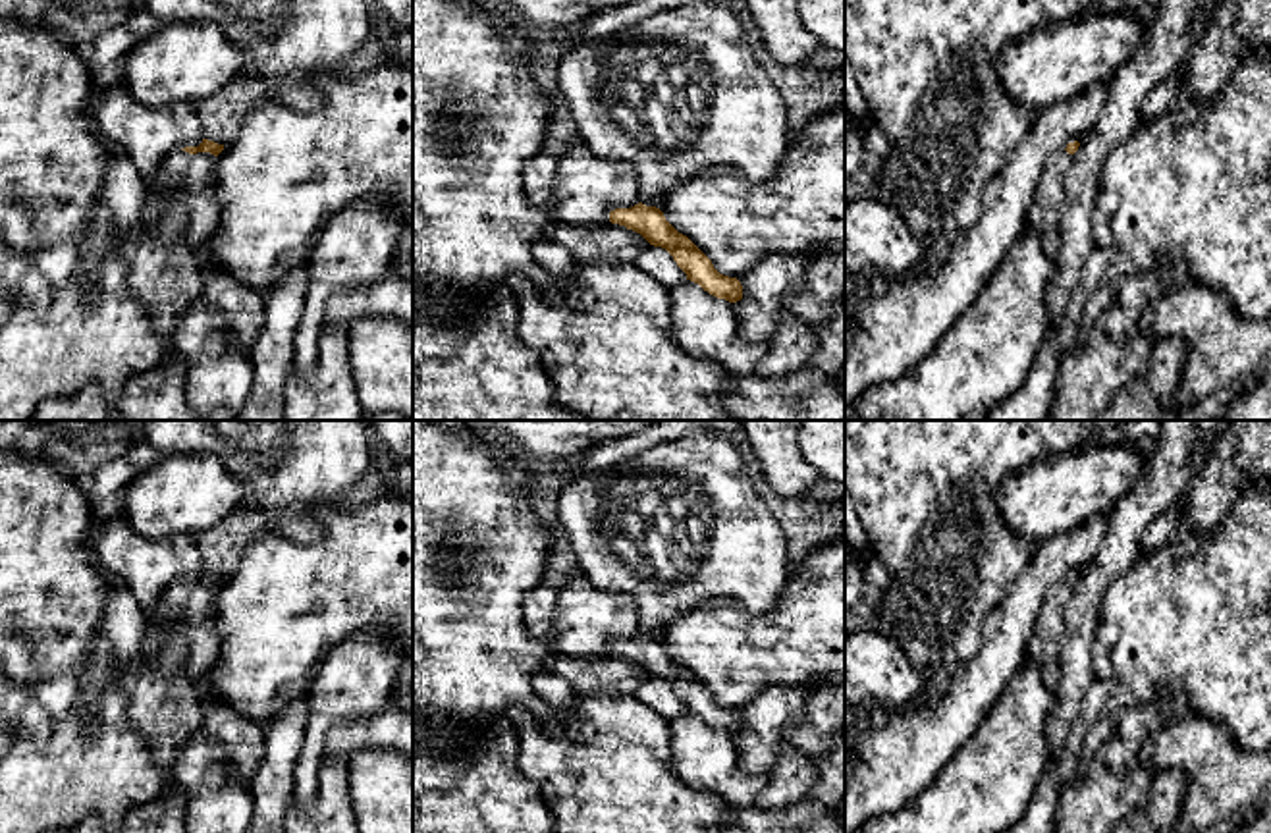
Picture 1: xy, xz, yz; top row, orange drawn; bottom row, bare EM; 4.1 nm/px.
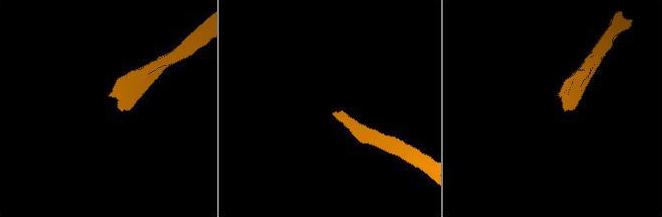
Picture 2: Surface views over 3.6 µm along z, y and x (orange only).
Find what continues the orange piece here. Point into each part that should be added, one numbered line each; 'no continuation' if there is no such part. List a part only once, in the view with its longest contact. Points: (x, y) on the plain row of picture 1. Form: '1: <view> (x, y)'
1: xy (188, 610)

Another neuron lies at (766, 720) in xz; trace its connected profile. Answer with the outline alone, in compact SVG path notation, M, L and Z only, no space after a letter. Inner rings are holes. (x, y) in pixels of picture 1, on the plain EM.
M768 688L739 710L743 731L733 735L737 767L743 773L768 777L775 766L779 748L787 742L787 731L804 713L804 690Z

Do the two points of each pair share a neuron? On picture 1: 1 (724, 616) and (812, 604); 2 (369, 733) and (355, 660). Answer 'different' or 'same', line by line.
1: same
2: different

